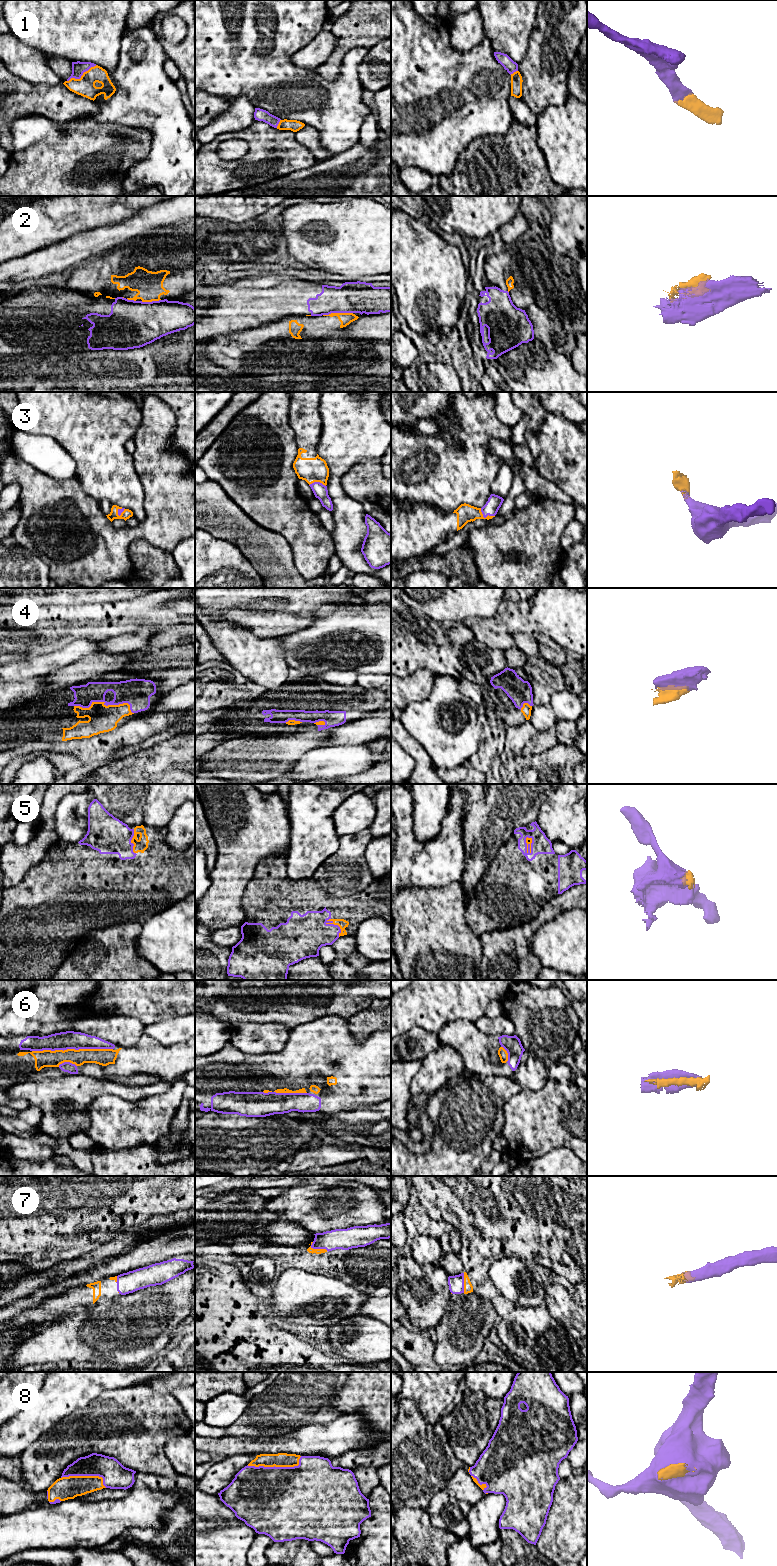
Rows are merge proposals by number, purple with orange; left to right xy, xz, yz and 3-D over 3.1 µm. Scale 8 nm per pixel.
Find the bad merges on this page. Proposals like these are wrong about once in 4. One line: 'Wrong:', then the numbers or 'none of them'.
Wrong: 2

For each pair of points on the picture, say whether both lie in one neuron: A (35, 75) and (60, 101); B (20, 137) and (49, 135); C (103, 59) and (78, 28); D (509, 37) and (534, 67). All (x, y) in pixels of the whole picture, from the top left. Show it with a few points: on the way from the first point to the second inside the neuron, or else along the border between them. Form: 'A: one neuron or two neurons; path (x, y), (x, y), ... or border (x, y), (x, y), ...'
A: two neurons; border (21, 79), (34, 84), (61, 83)
B: one neuron; path (27, 135), (42, 135)
C: one neuron; path (101, 51), (86, 36)
D: two neurons; border (531, 33), (528, 39), (527, 52), (517, 63)

